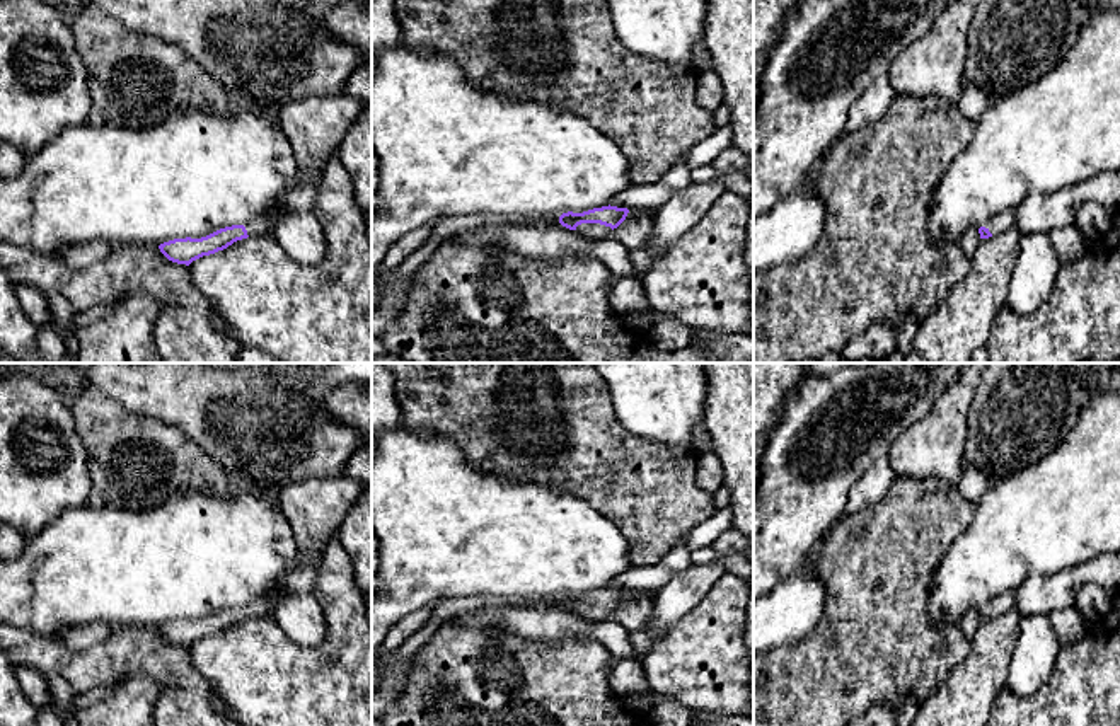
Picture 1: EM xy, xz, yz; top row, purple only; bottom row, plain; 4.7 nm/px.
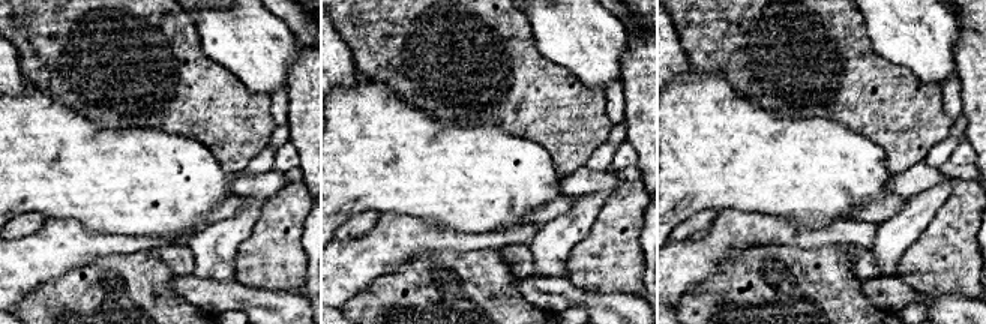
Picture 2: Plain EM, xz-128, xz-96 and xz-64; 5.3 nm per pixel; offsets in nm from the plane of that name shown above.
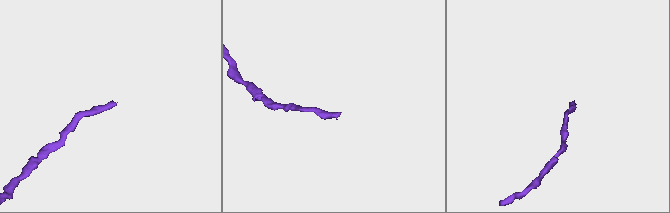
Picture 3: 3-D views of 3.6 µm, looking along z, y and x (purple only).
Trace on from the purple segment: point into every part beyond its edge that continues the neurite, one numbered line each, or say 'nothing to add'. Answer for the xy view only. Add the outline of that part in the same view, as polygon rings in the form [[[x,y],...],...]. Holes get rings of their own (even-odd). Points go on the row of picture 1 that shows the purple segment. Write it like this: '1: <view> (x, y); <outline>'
1: xy (259, 225); [[[295,181],[261,216],[244,225],[249,237],[266,233],[268,223],[281,213],[281,198],[297,186],[298,182]]]

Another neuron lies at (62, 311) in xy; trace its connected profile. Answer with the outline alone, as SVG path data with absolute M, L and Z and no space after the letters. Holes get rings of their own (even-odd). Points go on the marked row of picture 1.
M44 293L51 315L53 315L53 322L56 322L58 326L65 327L68 332L75 332L70 329L77 310L72 307L72 303L63 298L58 293Z

